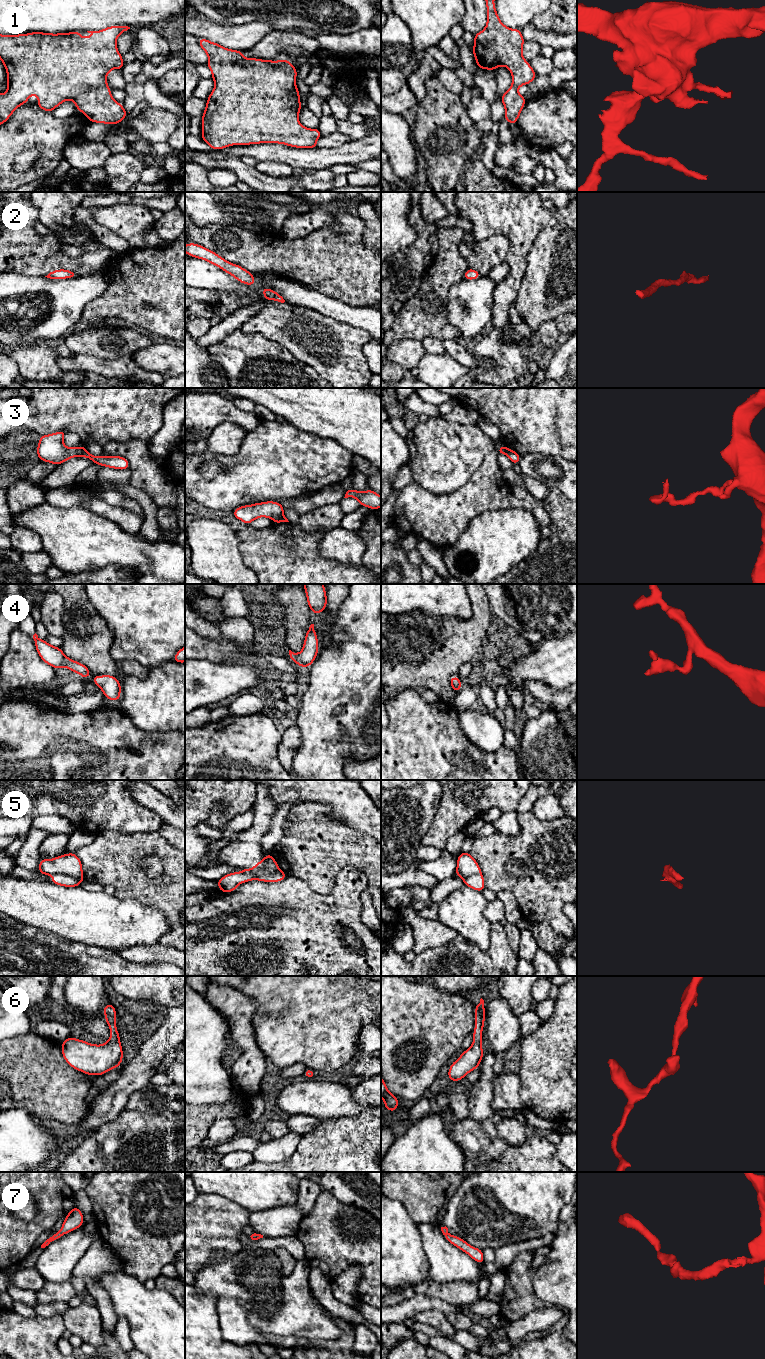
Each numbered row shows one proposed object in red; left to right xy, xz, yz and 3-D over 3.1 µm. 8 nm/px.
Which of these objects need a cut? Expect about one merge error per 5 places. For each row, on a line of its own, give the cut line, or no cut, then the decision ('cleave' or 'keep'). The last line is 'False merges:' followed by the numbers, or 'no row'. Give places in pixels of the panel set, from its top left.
1: no cut; keep
2: no cut; keep
3: cut in xz along (282, 513), (273, 519); cleave
4: no cut; keep
5: cut in xy along (54, 874), (66, 873), (75, 877), (82, 876); cleave
6: no cut; keep
7: no cut; keep
False merges: 3, 5

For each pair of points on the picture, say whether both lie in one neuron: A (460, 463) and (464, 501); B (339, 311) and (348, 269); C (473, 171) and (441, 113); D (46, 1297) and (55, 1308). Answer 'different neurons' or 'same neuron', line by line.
A: different neurons
B: different neurons
C: different neurons
D: different neurons

